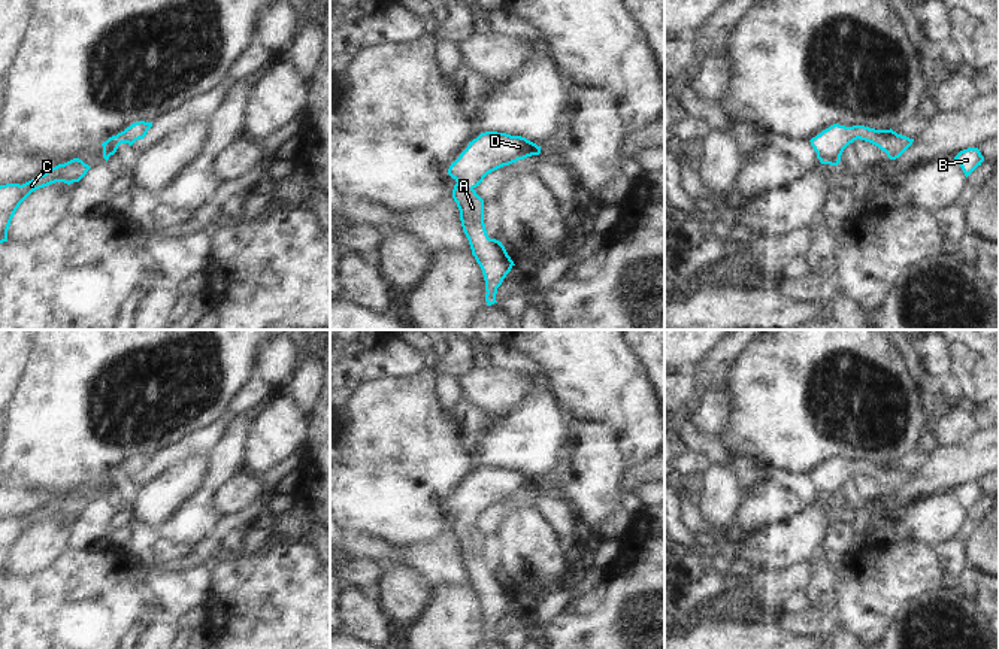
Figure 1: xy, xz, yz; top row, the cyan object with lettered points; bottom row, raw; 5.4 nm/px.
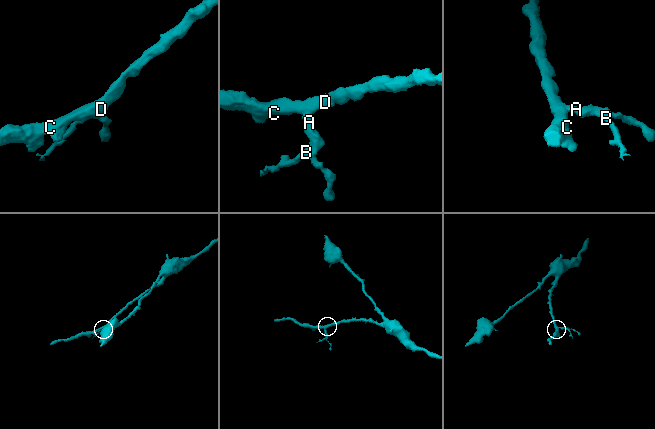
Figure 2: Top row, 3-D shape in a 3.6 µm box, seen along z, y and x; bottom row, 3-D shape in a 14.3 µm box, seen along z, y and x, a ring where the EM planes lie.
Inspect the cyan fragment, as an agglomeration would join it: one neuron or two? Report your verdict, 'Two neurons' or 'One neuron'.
One neuron

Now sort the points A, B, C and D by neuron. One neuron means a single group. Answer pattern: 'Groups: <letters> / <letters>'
Groups: A B C D

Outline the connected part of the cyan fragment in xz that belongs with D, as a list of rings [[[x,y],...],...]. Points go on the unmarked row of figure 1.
[[[485,465],[469,476],[448,503],[448,509],[457,516],[452,533],[460,545],[463,565],[484,609],[487,640],[497,637],[497,622],[515,598],[502,576],[488,571],[484,558],[484,534],[475,522],[488,507],[539,488],[541,480],[526,471]]]

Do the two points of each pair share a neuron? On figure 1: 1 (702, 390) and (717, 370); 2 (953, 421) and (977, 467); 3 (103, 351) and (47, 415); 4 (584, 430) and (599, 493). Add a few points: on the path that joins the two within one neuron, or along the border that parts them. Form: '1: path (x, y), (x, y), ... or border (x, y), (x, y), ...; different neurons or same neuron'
1: path (702, 385), (713, 375); same neuron
2: border (978, 430), (960, 443), (940, 448); different neurons
3: path (94, 367), (63, 399); same neuron
4: path (596, 445), (596, 478); same neuron

